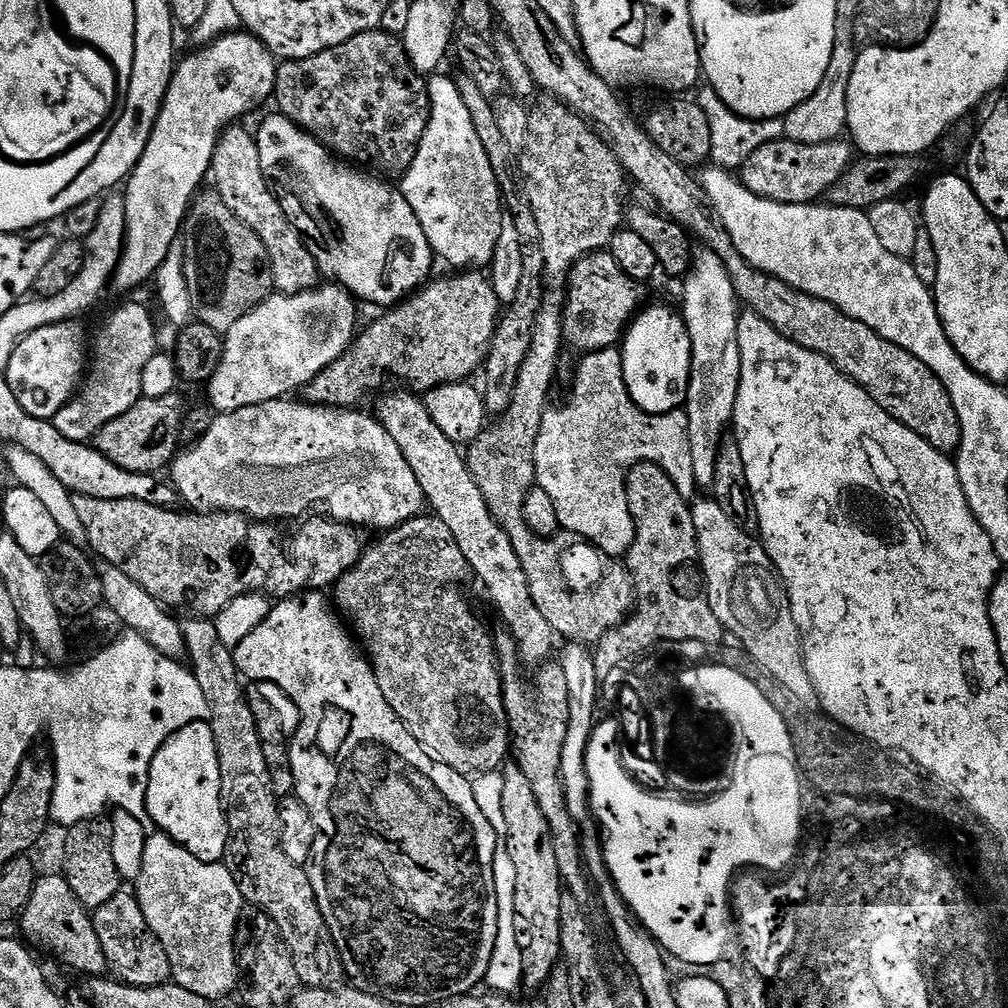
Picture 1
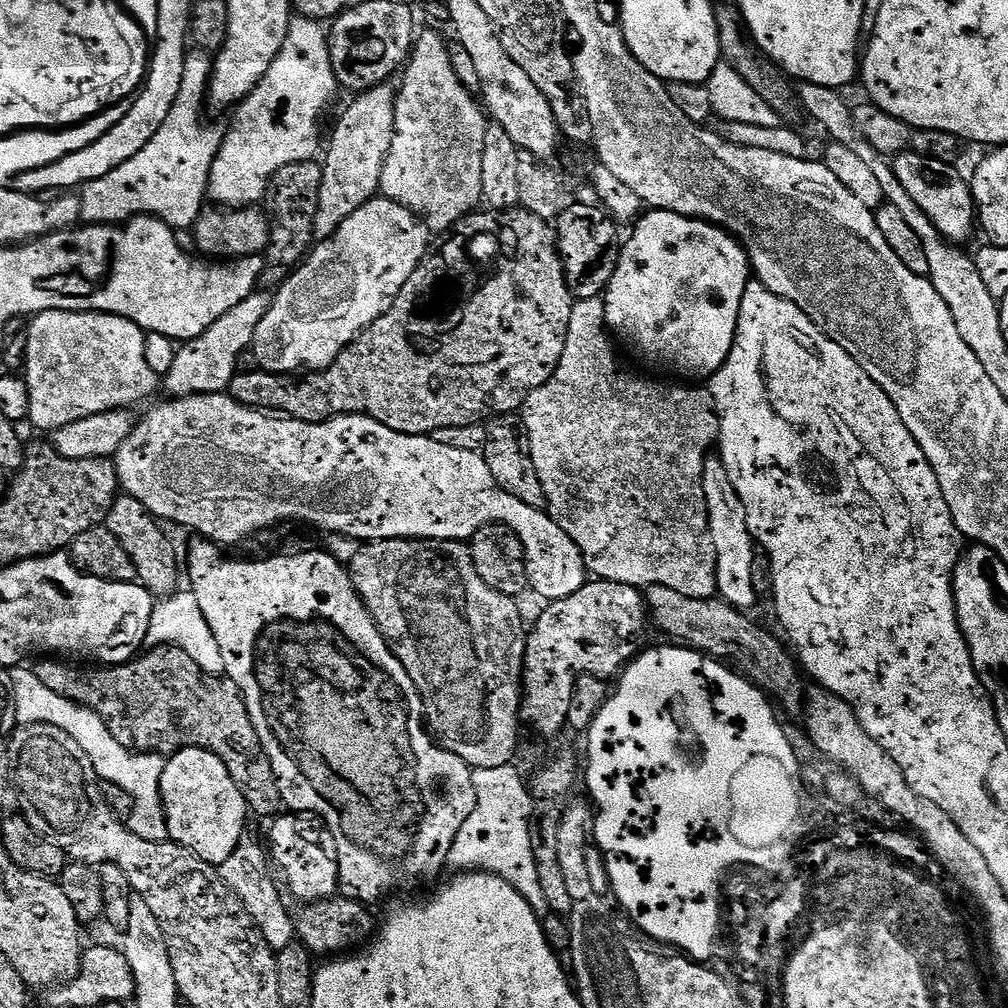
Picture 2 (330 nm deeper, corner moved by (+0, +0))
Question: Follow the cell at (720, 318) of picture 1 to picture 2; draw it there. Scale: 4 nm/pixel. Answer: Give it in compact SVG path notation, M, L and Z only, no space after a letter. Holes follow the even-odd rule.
M709 455L704 463L702 490L708 507L708 529L716 551L716 591L719 599L725 600L732 608L752 610L758 603L754 586L751 584L755 556L758 552L751 534L748 533L746 510L734 490L734 482L730 482L730 474L726 474L719 455Z

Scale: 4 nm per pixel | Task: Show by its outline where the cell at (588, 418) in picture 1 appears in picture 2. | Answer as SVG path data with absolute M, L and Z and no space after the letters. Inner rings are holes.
M595 296L589 300L576 300L572 305L570 330L566 334L562 358L550 379L542 386L538 386L538 390L531 392L523 406L522 425L529 436L530 454L533 456L542 489L545 490L546 511L553 522L562 526L562 530L566 530L569 538L576 543L593 577L610 582L622 582L641 590L661 584L670 586L670 590L678 590L678 594L686 594L686 598L711 600L717 595L716 551L708 529L708 507L704 501L702 474L704 463L720 439L720 419L716 413L716 403L707 387L689 386L684 382L663 384L660 380L647 380L644 376L631 376L630 373L623 372L620 369L620 360L612 349L611 339L613 340L613 337L604 317L603 299Z

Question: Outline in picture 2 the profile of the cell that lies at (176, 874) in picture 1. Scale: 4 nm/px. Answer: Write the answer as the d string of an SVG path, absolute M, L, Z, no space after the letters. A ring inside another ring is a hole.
M251 838L245 839L234 850L234 854L230 854L228 861L219 865L218 871L221 878L228 883L230 891L240 897L273 952L279 954L282 950L286 950L286 946L294 943L297 939L294 916L291 911L288 913L288 908L280 897L281 885L278 880L278 885L276 885L276 880L272 877L270 856L269 853L268 856L264 853L262 845L255 844ZM268 864L270 869L268 869Z

